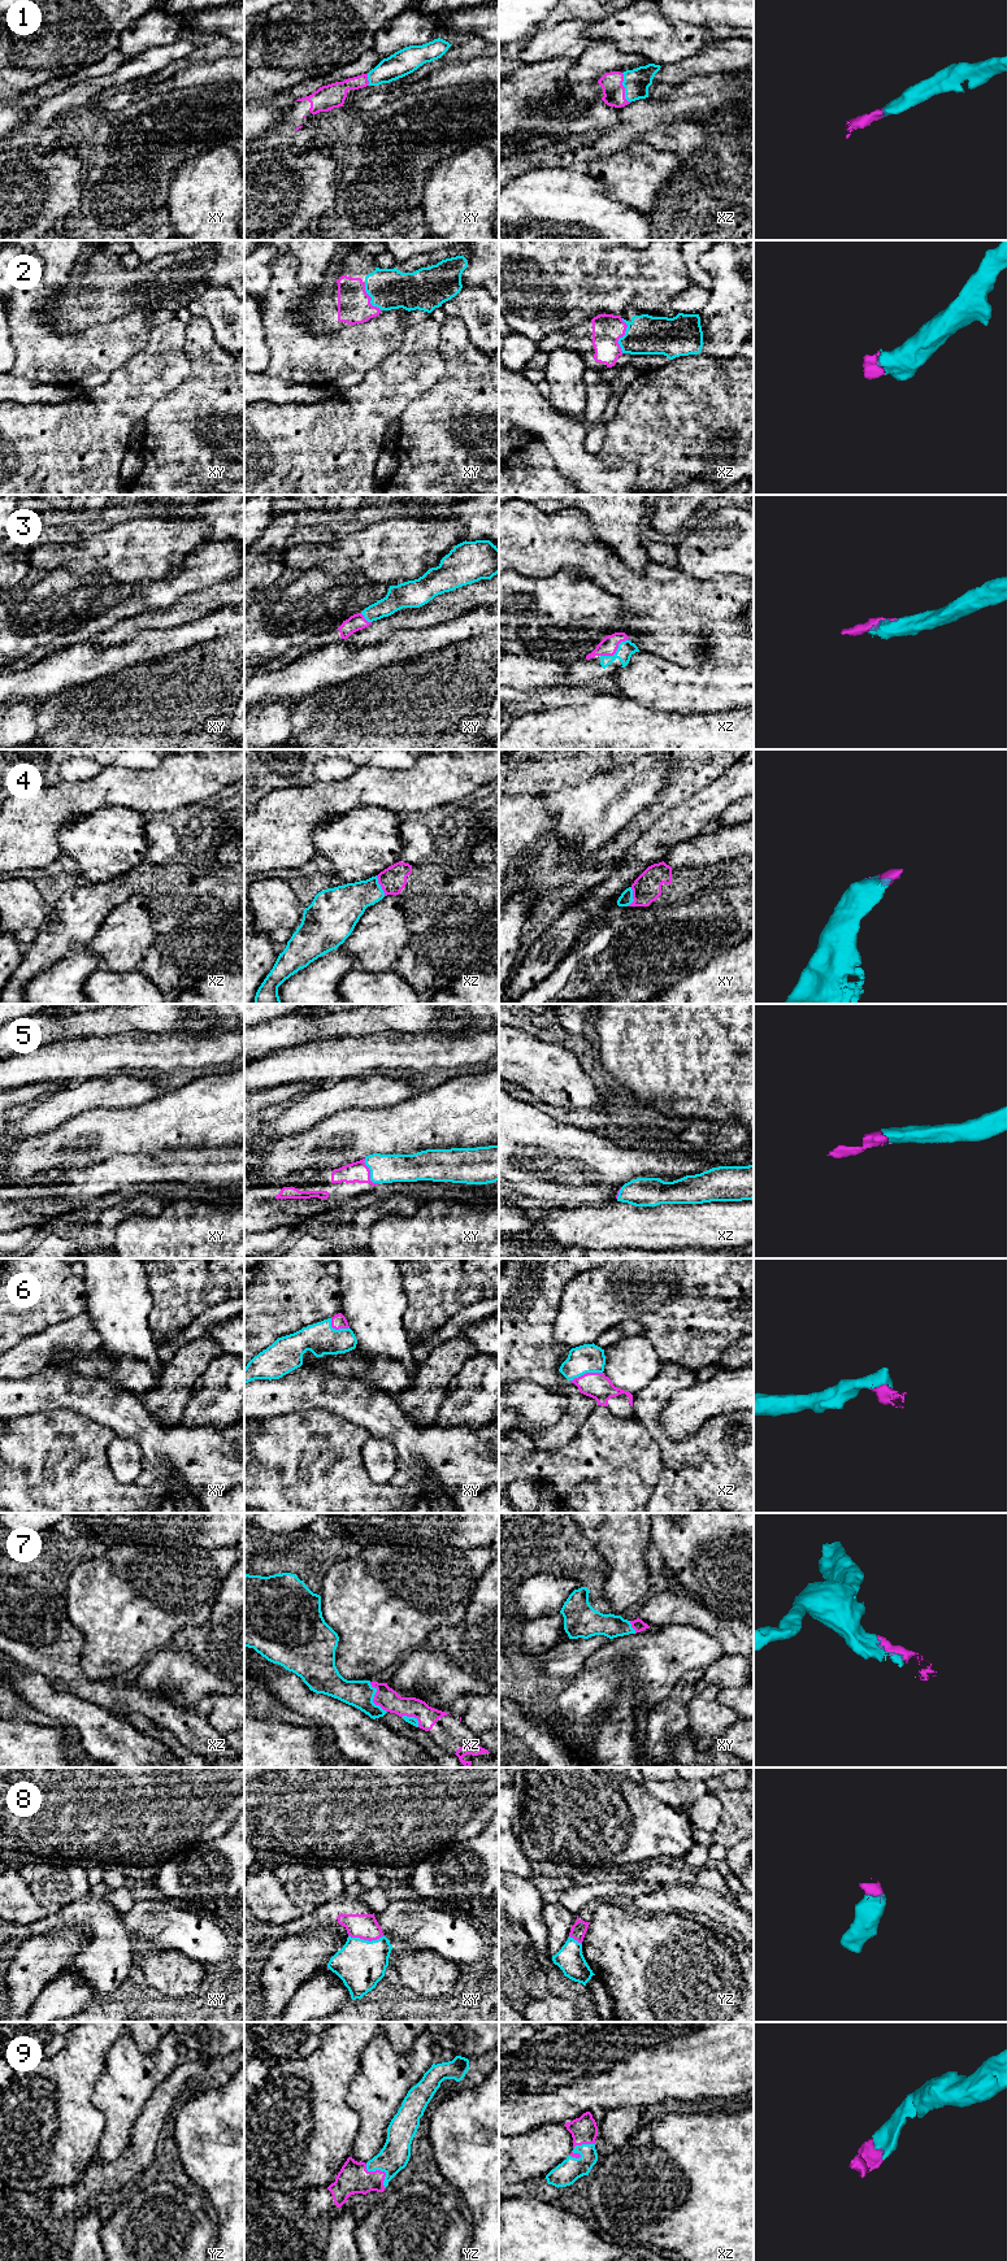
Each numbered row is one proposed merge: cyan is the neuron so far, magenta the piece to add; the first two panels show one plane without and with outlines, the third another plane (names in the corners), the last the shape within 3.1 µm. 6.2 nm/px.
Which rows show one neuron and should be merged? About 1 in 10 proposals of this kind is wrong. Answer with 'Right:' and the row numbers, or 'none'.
Right: 1, 2, 3, 4, 5, 6, 7, 8, 9

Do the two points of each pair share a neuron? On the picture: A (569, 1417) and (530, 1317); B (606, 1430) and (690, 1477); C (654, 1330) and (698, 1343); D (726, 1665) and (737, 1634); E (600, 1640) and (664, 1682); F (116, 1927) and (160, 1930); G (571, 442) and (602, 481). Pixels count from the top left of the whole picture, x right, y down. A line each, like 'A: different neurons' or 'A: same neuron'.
A: same neuron
B: different neurons
C: same neuron
D: different neurons
E: different neurons
F: different neurons
G: same neuron

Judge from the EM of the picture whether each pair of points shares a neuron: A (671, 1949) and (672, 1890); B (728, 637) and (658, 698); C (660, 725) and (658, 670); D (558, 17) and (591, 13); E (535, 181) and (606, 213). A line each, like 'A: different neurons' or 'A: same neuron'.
A: different neurons
B: same neuron
C: different neurons
D: same neuron
E: same neuron

